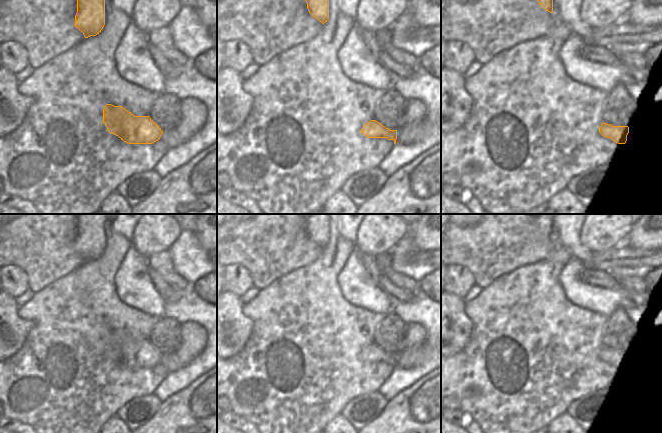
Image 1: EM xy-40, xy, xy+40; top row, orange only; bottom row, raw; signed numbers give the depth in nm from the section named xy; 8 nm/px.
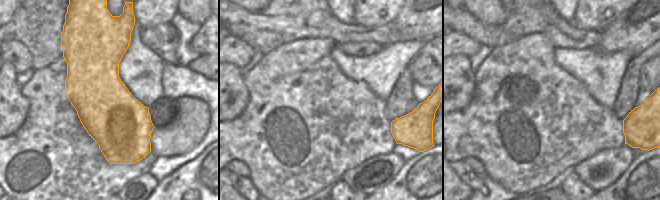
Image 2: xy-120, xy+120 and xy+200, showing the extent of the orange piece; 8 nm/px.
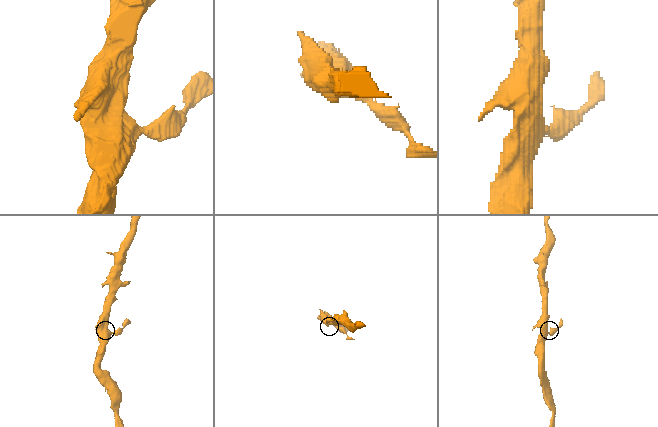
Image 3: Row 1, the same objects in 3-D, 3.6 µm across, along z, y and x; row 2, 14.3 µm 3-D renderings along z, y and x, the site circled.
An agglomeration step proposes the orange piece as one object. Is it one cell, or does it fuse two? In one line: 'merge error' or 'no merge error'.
no merge error

